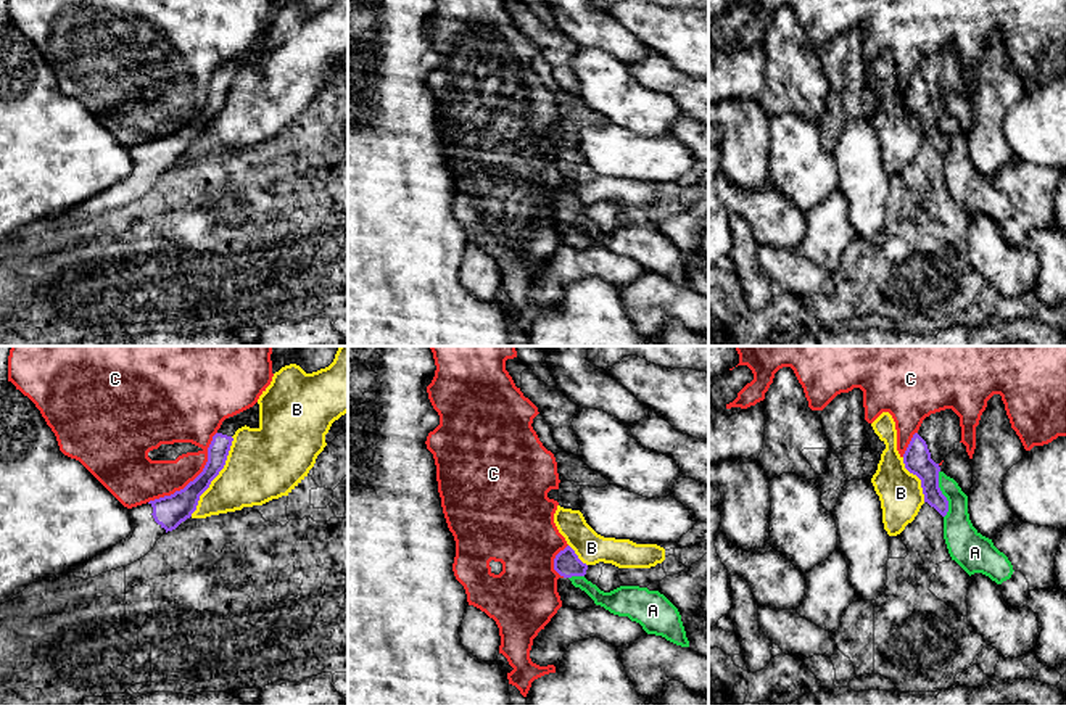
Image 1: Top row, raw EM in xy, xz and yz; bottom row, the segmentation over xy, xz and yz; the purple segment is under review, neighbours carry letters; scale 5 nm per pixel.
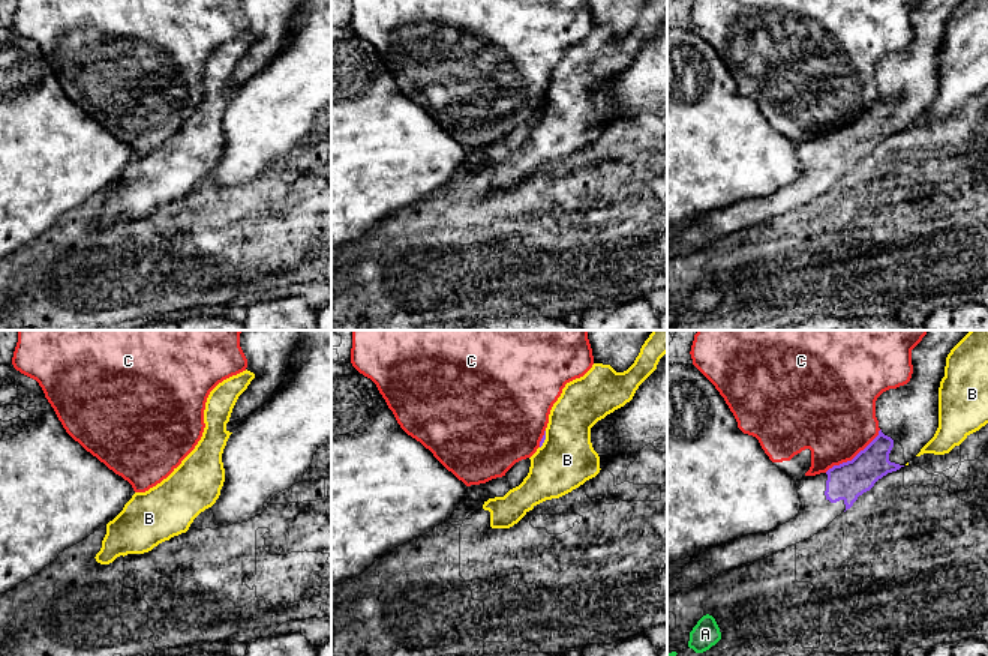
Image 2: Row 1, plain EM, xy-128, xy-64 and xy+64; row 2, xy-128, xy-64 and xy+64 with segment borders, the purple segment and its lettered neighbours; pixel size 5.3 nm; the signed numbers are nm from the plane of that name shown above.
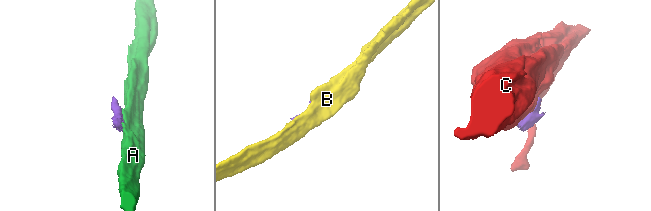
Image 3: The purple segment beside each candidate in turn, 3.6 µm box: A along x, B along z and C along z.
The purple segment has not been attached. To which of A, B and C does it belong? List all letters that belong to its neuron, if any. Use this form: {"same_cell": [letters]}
{"same_cell": []}

